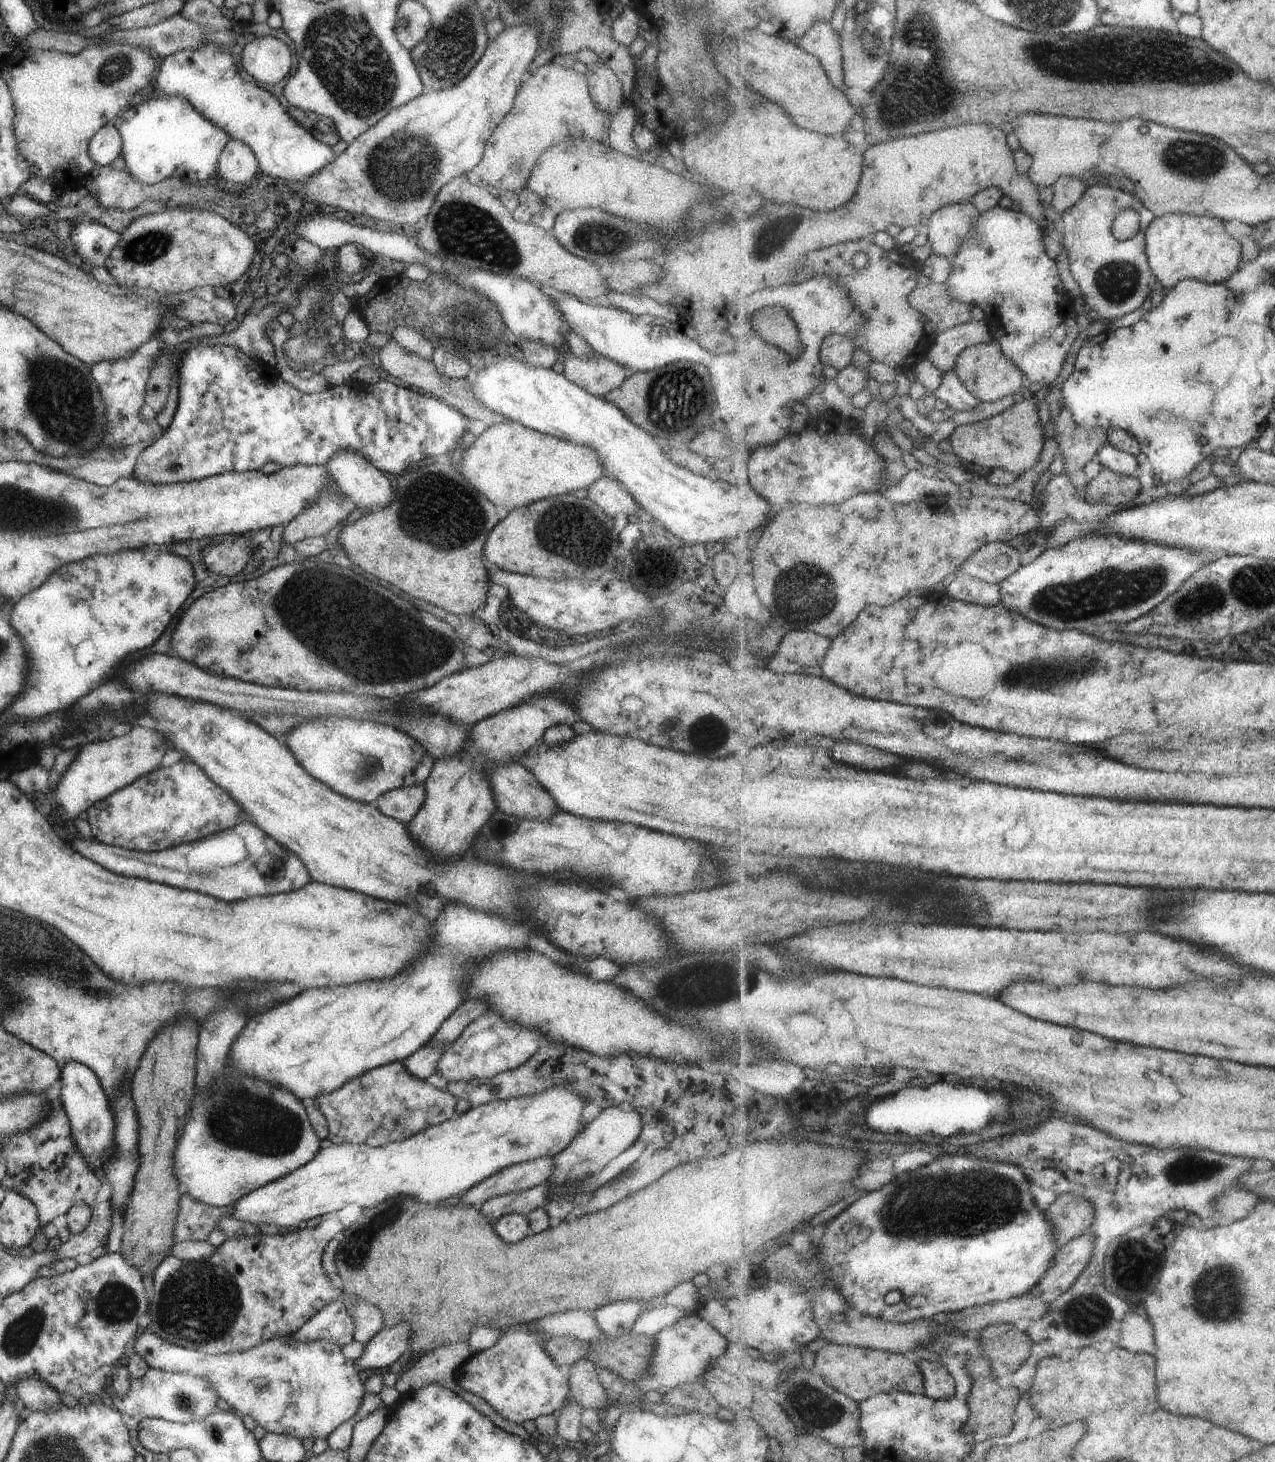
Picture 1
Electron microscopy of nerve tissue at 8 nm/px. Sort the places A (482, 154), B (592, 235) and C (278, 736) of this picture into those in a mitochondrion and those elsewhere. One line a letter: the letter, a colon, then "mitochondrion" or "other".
A: other
B: mitochondrion
C: other

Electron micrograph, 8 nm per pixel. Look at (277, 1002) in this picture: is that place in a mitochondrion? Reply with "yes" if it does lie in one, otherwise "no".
no

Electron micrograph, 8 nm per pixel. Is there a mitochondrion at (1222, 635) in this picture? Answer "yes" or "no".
no

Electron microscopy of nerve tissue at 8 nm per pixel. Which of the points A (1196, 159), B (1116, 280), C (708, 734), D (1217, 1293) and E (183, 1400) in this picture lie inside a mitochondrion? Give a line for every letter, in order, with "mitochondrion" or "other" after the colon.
A: mitochondrion
B: mitochondrion
C: mitochondrion
D: mitochondrion
E: mitochondrion

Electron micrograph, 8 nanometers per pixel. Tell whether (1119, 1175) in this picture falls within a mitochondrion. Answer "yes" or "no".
no

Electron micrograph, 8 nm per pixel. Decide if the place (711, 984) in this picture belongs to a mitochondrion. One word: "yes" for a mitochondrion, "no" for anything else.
yes

